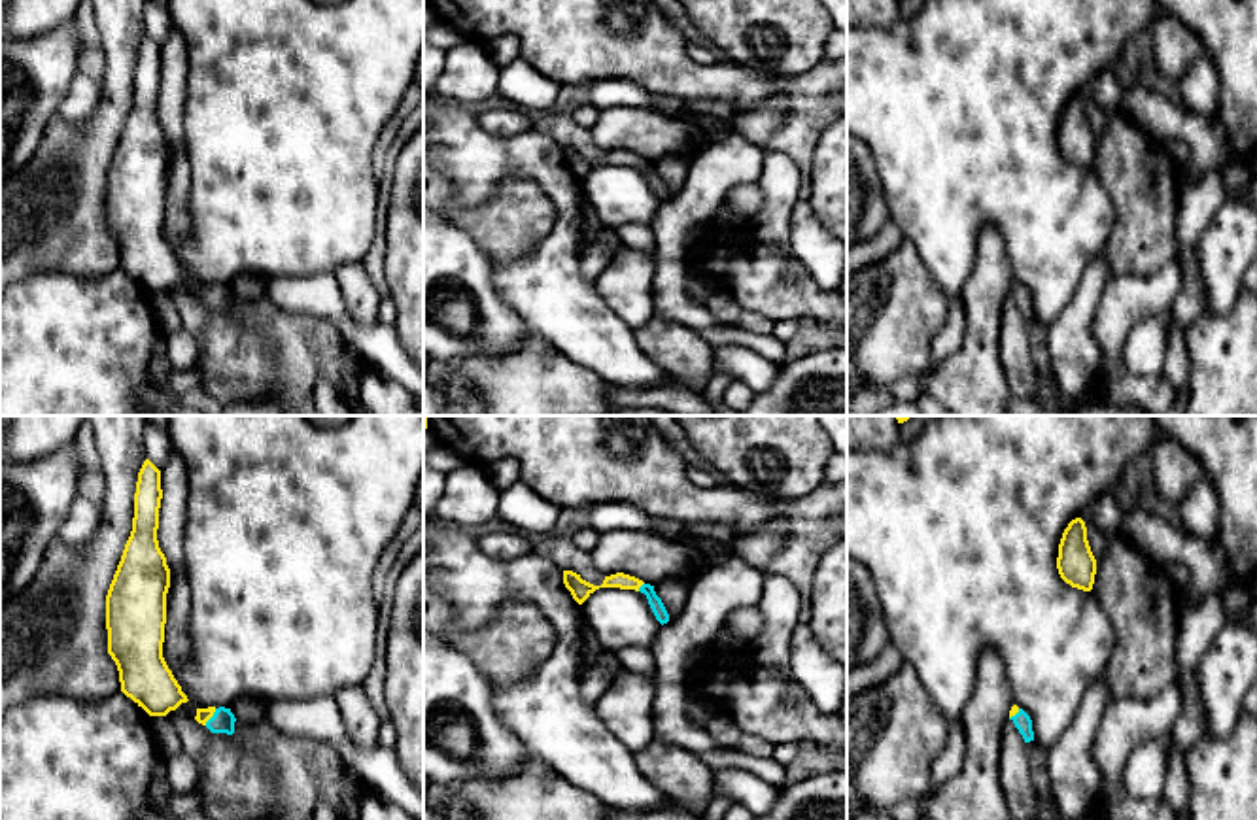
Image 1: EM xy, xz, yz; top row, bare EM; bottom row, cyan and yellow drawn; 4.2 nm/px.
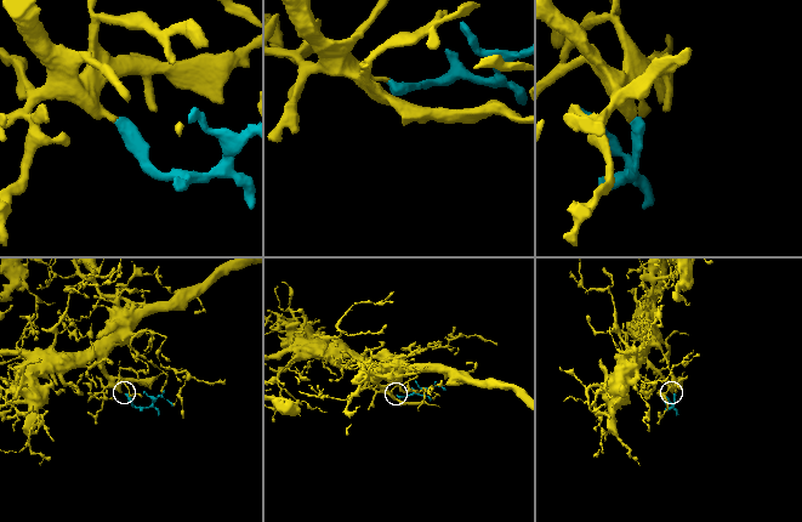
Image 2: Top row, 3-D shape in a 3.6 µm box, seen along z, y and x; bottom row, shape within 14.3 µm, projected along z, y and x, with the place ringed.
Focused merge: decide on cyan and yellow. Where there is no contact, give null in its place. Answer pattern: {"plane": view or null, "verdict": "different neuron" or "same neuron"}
{"plane": "xy", "verdict": "same neuron"}

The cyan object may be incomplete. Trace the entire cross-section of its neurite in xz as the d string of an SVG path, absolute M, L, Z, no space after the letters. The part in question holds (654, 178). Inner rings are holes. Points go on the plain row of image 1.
M563 147L563 161L578 181L582 181L599 164L620 164L620 166L641 168L646 172L656 196L662 202L669 198L669 191L667 191L662 176L656 172L654 162L645 161L643 157L639 157L635 153L616 149L616 151L605 153L601 162L594 162L594 161L582 157L580 151L577 151L573 147Z

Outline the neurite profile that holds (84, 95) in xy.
M76 74L57 115L66 123L81 125L91 119L100 102L100 81Z

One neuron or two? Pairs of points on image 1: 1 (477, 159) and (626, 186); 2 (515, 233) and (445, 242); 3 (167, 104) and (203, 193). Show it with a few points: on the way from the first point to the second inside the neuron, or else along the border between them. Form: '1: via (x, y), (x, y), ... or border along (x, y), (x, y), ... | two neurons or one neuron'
1: border along (581, 182), (586, 195) | two neurons
2: border along (443, 216), (458, 225), (494, 261) | two neurons
3: border along (186, 108), (186, 199) | two neurons

